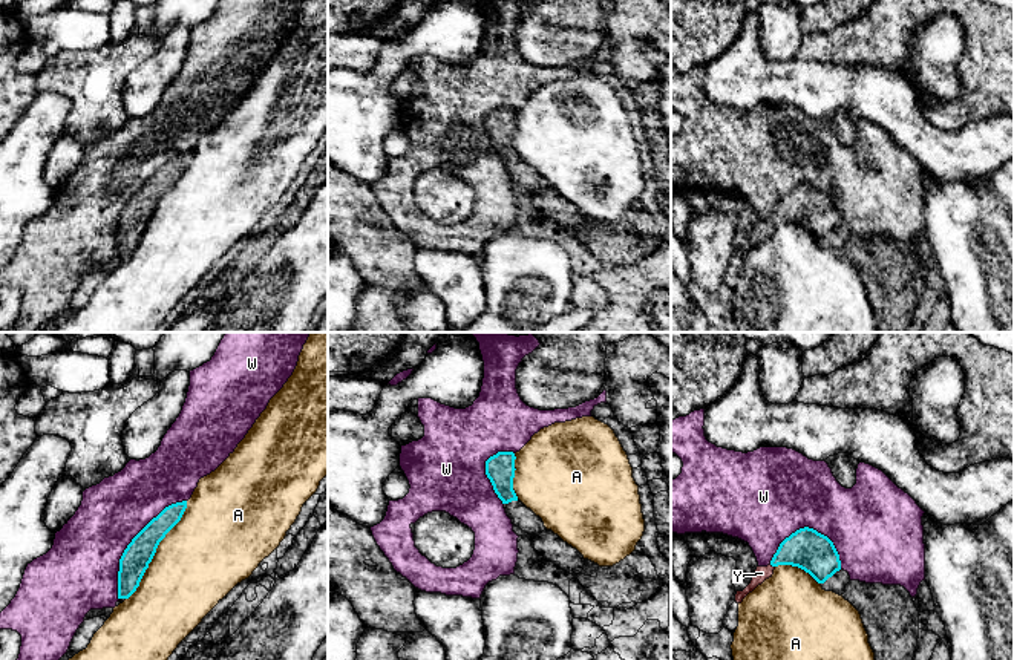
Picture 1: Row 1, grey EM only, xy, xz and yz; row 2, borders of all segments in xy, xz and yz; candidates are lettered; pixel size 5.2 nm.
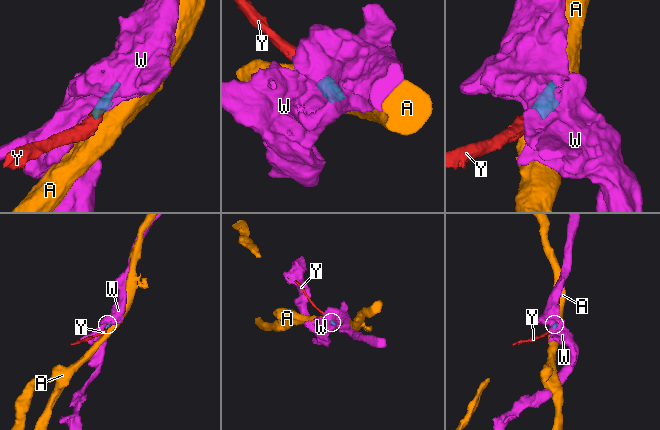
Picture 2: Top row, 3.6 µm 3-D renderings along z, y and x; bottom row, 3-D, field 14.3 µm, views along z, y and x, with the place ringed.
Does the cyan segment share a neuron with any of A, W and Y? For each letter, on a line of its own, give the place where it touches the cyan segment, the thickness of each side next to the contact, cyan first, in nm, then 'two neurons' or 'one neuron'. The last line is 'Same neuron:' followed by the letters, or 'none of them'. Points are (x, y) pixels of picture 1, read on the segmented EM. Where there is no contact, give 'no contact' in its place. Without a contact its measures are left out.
A: contact xy (155, 550); calibres 150 and 460 nm; two neurons
W: contact xy (130, 542); calibres 150 and 360 nm; two neurons
Y: contact yz (772, 565); calibres 220 and 80 nm; one neuron
Same neuron: Y

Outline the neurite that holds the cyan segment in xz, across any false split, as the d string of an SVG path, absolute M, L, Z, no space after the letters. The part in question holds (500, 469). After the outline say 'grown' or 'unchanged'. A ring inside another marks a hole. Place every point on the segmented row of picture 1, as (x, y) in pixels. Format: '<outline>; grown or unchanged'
M498 452L486 461L486 475L502 501L512 524L524 533L539 534L545 530L542 519L527 508L513 490L515 459L513 452Z; grown

